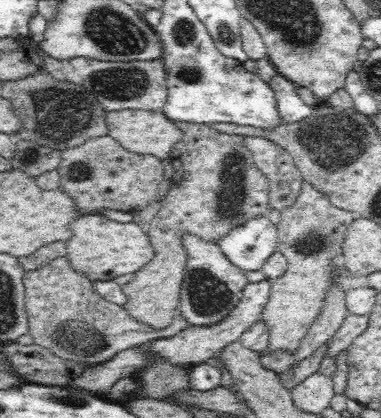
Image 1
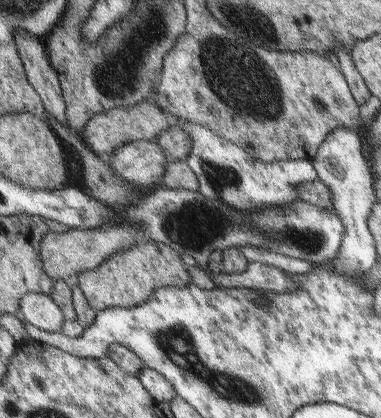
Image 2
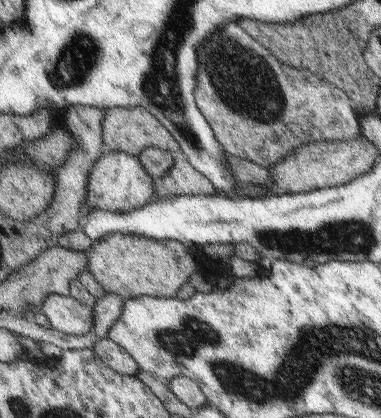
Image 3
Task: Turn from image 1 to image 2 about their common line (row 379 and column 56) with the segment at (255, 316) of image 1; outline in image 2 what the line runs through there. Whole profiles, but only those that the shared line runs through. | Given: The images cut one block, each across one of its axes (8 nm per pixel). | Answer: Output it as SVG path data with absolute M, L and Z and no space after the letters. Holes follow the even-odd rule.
M27 32L15 34L15 42L19 44L19 56L23 60L23 68L27 68L27 80L33 84L35 92L41 96L45 112L51 114L63 128L69 128L67 110L63 100L63 90L59 86L59 78L55 68L47 60L47 52L39 38L33 38Z

